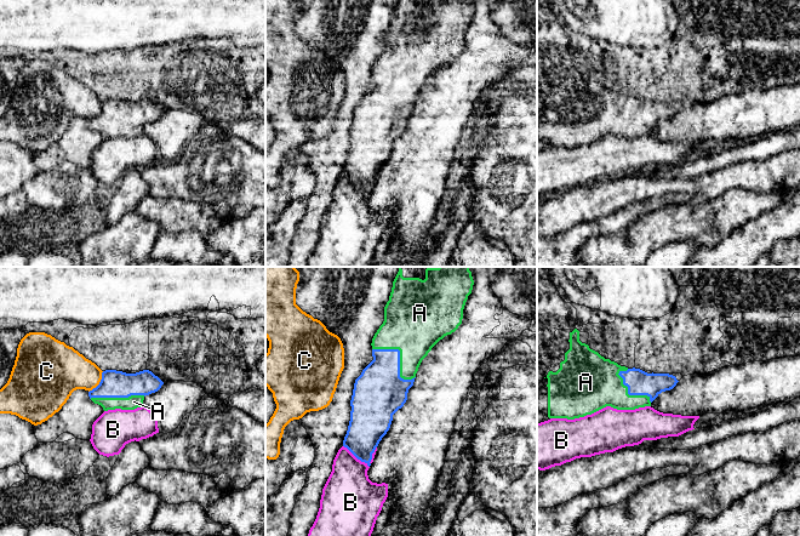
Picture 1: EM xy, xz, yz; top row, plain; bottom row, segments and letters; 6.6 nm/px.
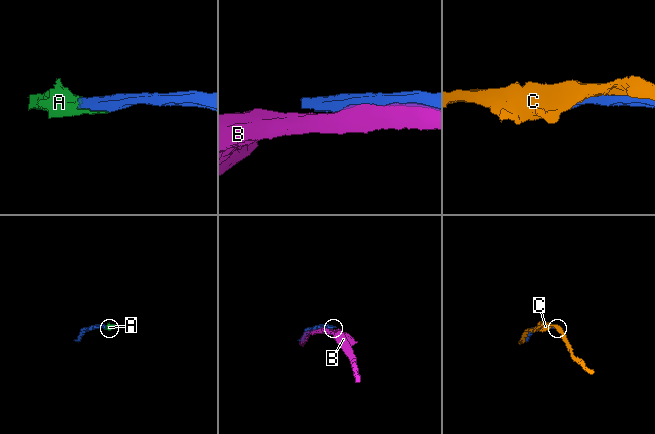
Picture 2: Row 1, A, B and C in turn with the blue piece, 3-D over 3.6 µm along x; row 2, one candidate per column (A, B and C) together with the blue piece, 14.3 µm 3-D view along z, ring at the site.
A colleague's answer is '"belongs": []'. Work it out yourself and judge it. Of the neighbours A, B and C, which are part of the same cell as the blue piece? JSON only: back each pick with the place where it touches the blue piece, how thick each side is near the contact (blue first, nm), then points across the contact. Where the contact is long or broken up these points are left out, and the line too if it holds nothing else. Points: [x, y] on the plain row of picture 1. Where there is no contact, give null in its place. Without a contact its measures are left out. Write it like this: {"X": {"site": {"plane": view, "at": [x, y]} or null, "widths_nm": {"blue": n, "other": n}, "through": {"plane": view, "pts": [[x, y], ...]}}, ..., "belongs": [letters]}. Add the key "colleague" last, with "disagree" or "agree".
{"A": {"site": {"plane": "xz", "at": [399, 86]}, "widths_nm": {"blue": 320, "other": 400}}, "belongs": ["A"], "colleague": "disagree"}

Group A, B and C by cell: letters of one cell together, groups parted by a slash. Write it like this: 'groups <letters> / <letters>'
groups A / B / C

